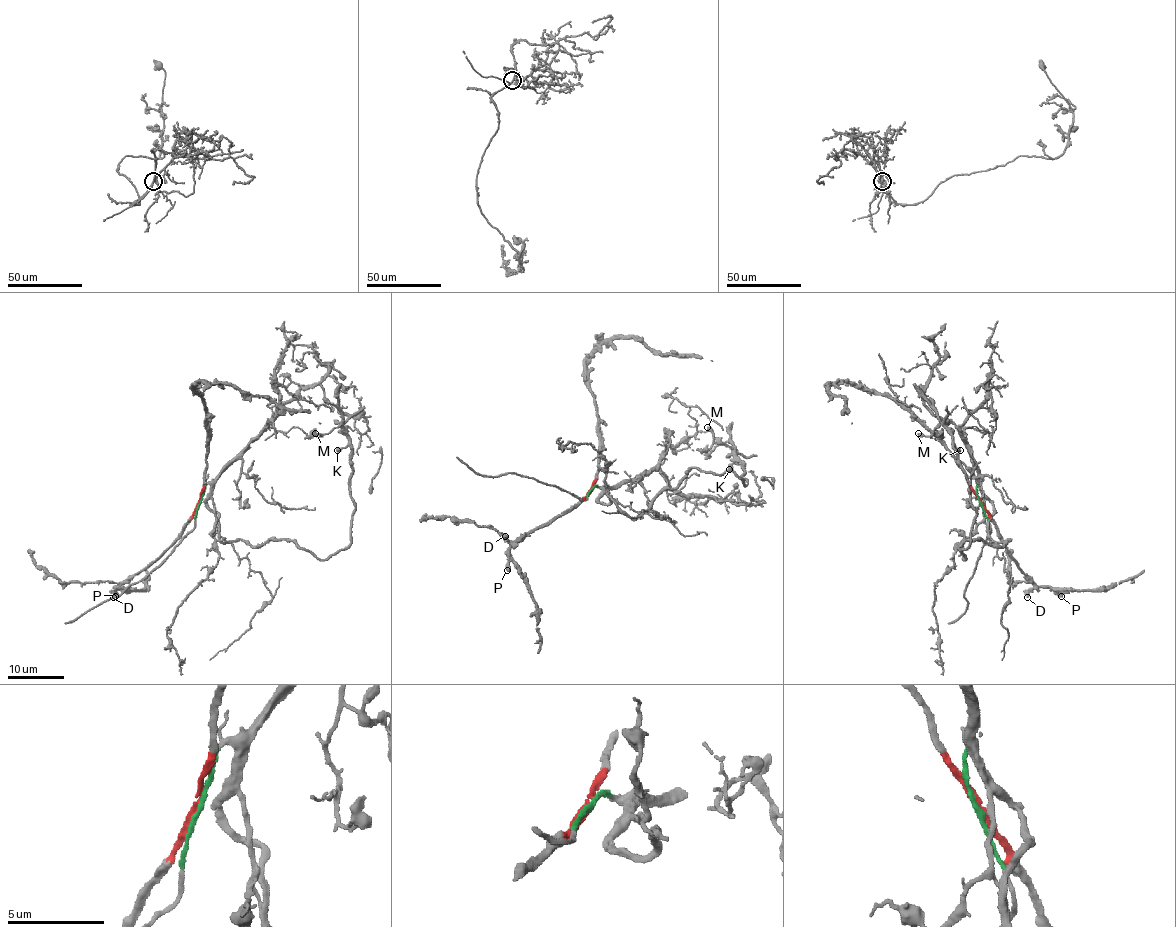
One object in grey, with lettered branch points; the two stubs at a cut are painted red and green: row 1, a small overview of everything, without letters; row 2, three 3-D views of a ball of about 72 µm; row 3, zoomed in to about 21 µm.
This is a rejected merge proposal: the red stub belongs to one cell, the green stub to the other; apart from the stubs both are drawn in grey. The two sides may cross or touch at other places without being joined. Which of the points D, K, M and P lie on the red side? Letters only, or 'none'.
D, P

